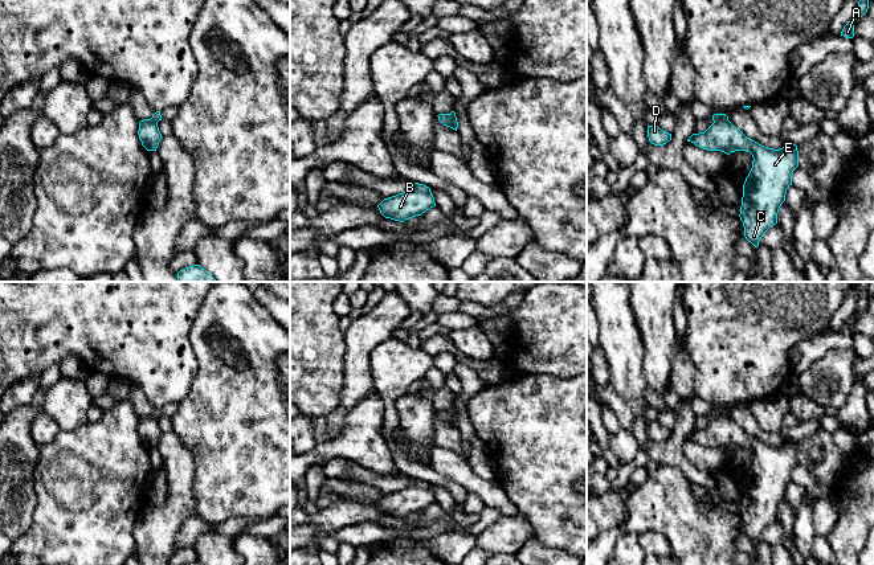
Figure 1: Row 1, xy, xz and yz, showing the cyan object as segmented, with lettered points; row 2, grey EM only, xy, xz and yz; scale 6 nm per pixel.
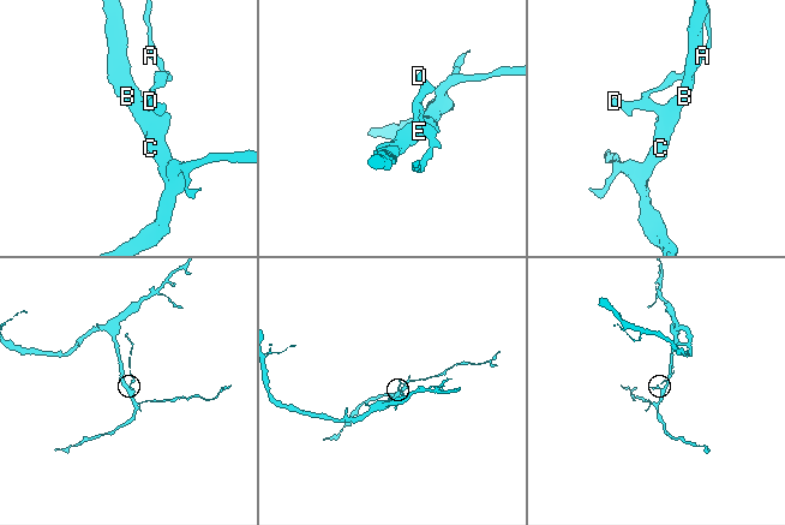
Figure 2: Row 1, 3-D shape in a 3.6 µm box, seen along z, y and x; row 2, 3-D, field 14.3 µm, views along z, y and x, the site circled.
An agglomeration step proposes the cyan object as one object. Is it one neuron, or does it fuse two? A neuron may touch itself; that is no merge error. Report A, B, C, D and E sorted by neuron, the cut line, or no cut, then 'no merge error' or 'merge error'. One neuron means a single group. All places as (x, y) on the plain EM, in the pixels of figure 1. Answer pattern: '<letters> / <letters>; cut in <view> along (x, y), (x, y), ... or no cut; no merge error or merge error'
A / B C D E; cut in yz along (727, 416), (714, 418); merge error

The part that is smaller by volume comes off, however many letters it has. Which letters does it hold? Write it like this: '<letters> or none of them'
A

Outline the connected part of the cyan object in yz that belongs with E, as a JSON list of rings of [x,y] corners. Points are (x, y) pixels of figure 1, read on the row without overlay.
[[[730,417],[714,418],[704,429],[693,430],[687,438],[707,447],[727,451],[746,447],[752,451],[752,464],[743,480],[739,513],[746,536],[757,544],[763,531],[777,520],[779,505],[792,482],[793,467],[799,463],[797,442],[784,438],[780,446],[764,443],[747,434]]]

